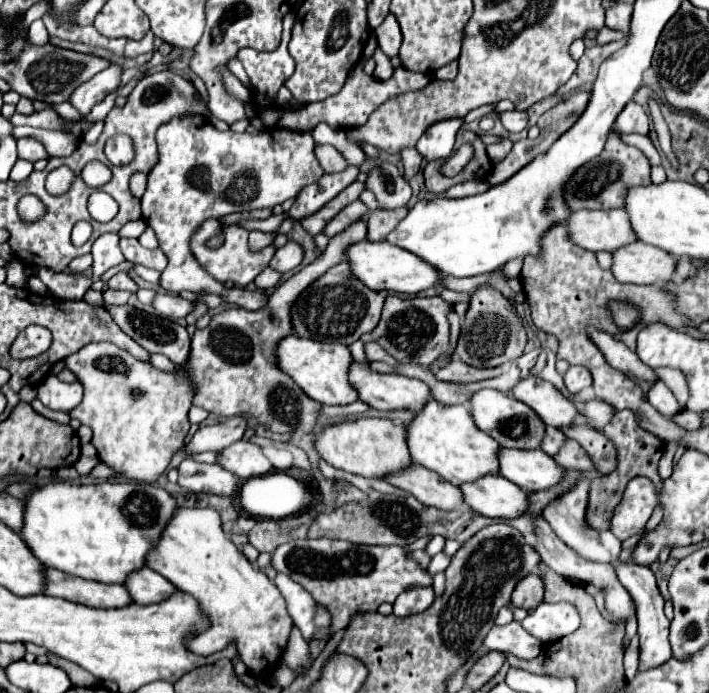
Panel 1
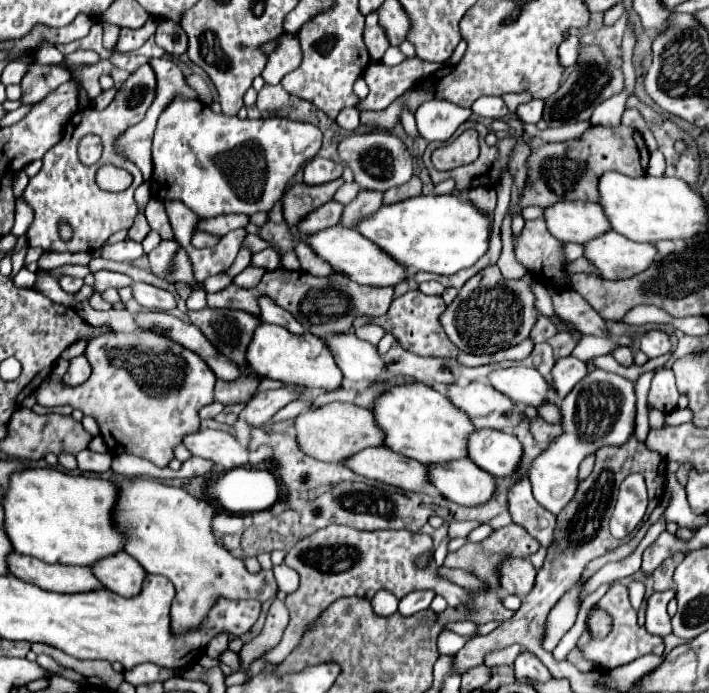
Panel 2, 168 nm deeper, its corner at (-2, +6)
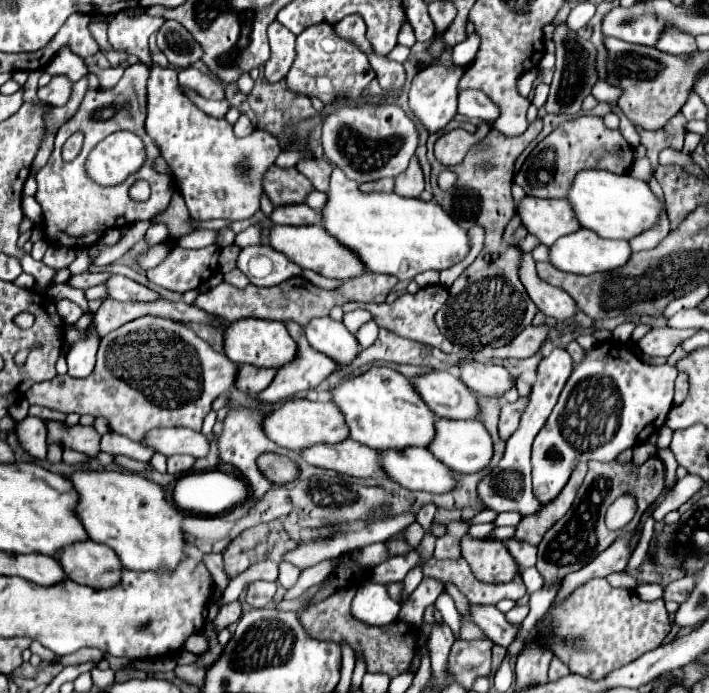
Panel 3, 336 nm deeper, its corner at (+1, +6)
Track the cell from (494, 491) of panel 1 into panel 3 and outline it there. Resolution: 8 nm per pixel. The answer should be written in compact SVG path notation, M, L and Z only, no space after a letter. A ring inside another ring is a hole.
M428 449L382 451L382 465L390 479L406 489L426 493L450 493L458 487L458 475Z

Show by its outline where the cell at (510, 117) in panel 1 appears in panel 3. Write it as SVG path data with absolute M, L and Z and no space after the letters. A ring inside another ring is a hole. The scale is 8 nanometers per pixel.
M464 91L458 95L458 113L468 121L494 123L500 117L500 107L480 91Z

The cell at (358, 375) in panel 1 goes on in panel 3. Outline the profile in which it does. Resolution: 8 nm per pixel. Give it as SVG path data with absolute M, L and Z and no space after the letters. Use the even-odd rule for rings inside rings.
M330 317L310 321L308 327L304 327L308 343L328 355L336 365L348 367L354 363L354 359L360 355L358 339L344 327L344 323L338 323Z

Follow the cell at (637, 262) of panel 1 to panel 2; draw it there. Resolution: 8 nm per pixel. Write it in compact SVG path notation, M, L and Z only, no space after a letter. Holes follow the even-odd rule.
M607 231L583 243L583 247L587 261L591 261L605 279L633 277L635 273L645 271L657 255L657 249L651 243L631 241L615 231Z

